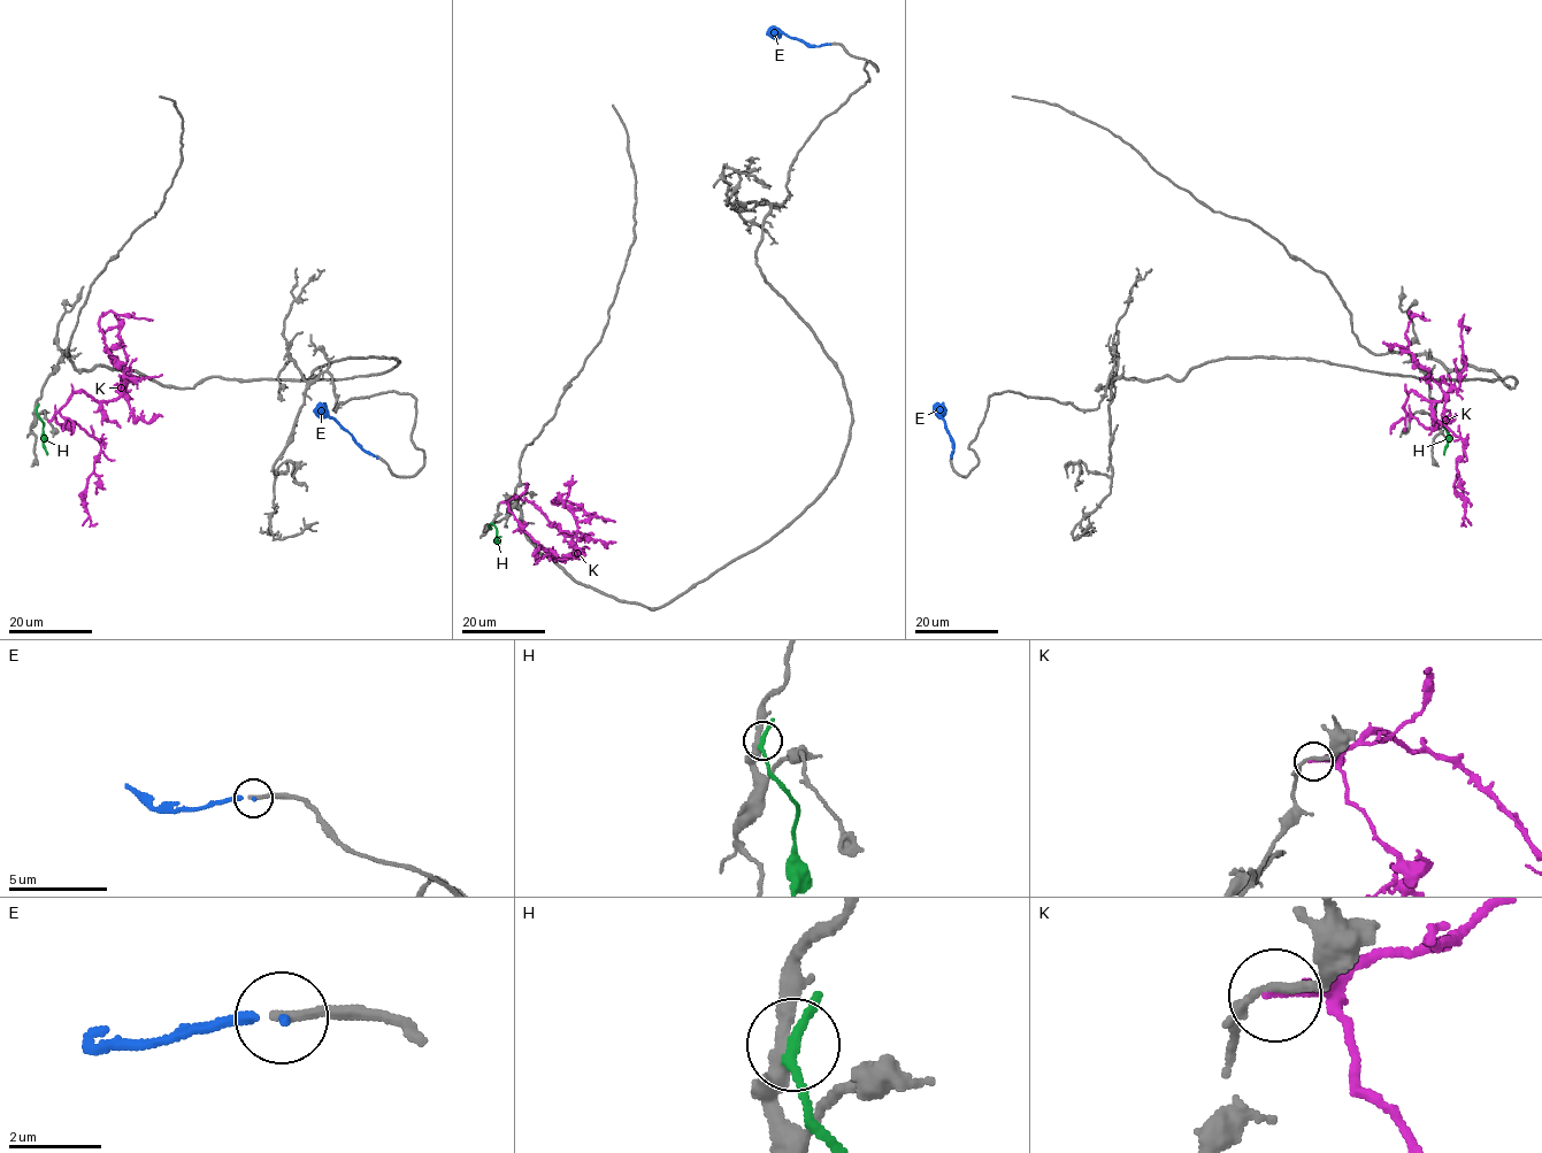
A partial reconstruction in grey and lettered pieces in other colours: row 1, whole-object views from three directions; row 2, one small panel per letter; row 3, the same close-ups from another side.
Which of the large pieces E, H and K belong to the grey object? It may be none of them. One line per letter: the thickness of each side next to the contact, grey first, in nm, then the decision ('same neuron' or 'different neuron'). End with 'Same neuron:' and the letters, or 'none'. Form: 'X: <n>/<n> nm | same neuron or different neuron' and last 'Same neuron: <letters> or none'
E: 240/160 nm | different neuron
H: 360/190 nm | different neuron
K: 160/280 nm | different neuron
Same neuron: none

